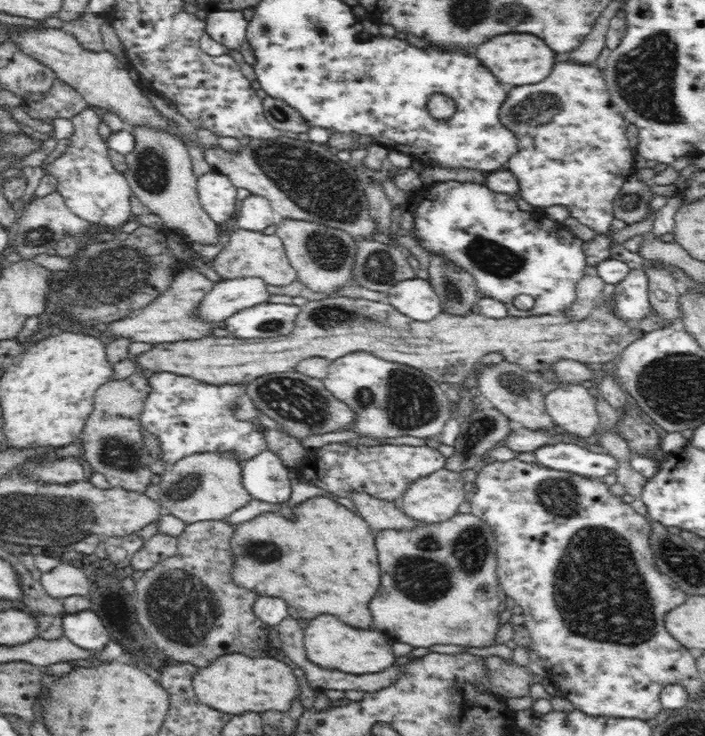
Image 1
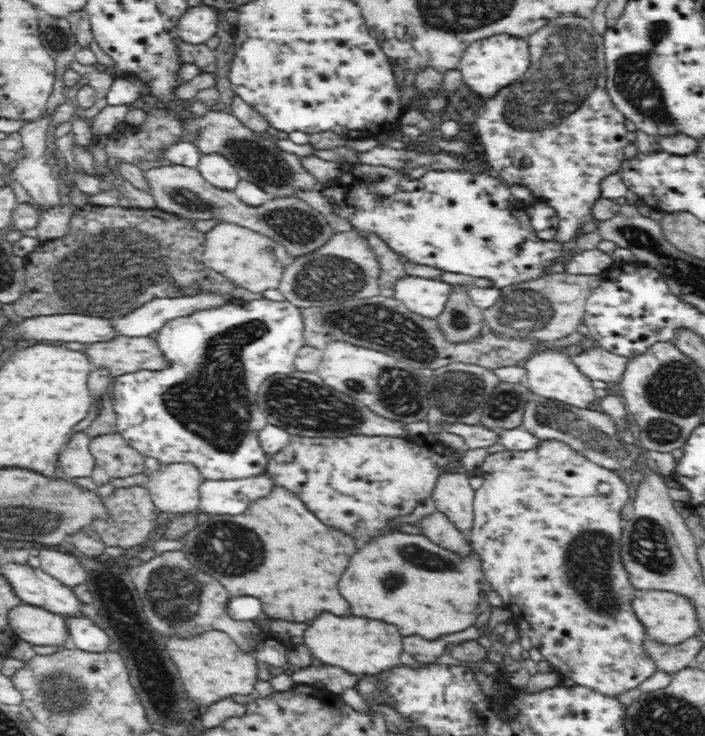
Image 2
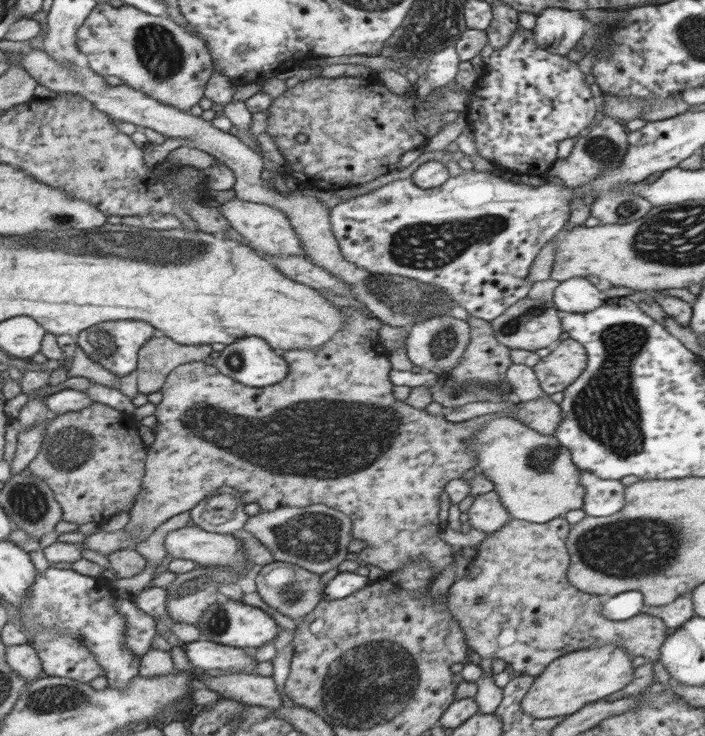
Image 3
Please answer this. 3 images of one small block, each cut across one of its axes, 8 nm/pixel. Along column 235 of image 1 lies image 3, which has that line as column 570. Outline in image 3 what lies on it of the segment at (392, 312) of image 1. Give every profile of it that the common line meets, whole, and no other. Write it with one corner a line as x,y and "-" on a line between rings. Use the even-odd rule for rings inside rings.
568,337
559,341
559,344
553,346
550,351
532,367
541,391
547,395
564,392
586,369
586,350
579,341

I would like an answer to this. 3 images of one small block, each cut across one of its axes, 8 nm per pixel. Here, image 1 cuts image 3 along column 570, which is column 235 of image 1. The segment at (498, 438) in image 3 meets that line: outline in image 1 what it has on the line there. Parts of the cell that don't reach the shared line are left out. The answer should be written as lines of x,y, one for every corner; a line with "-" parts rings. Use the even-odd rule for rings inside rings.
230,452
222,453
198,453
185,456
168,466
168,470
160,475
160,488
158,503
162,506
165,514
170,514
183,520
187,524
203,521
219,521
232,514
234,510
246,506
252,497
246,493
242,485
242,462
236,460

